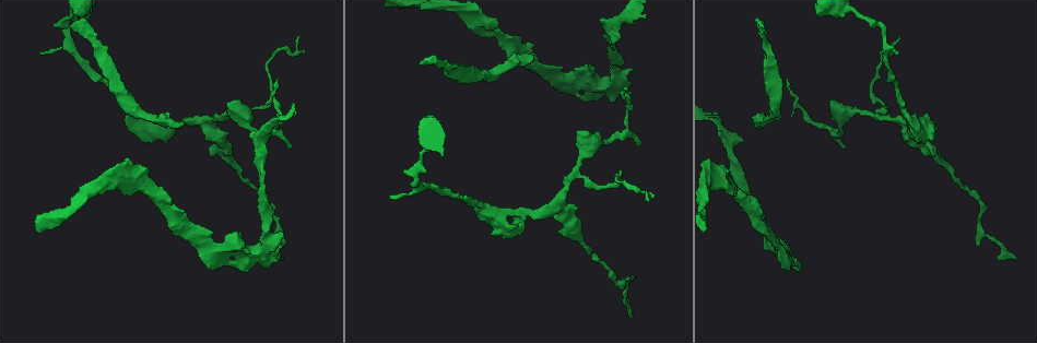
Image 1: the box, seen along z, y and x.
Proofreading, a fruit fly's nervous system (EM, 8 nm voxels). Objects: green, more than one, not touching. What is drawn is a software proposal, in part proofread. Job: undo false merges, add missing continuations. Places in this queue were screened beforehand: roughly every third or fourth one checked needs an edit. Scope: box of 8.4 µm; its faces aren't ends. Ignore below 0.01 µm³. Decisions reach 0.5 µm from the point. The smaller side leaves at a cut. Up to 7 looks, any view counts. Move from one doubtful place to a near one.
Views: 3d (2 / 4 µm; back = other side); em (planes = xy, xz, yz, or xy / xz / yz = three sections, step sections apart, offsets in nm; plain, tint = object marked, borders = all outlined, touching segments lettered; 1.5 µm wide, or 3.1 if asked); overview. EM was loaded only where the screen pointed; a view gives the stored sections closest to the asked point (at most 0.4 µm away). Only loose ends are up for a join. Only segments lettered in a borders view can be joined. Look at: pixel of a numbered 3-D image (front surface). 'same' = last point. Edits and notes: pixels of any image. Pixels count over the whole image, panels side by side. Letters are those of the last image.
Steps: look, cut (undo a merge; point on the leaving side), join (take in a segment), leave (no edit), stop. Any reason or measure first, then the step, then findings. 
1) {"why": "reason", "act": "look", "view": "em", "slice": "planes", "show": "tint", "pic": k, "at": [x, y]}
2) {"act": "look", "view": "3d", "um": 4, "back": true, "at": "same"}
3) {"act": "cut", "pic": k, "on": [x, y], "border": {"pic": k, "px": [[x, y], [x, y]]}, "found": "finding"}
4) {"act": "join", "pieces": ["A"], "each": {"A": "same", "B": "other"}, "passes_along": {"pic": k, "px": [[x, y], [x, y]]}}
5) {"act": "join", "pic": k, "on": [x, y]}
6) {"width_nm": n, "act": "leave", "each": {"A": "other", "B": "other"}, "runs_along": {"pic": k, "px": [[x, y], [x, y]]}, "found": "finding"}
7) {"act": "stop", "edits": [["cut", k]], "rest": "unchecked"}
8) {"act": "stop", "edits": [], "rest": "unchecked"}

{"why": "an open end", "act": "look", "view": "3d", "um": 2, "back": true, "pic": 1, "at": [761, 123]}

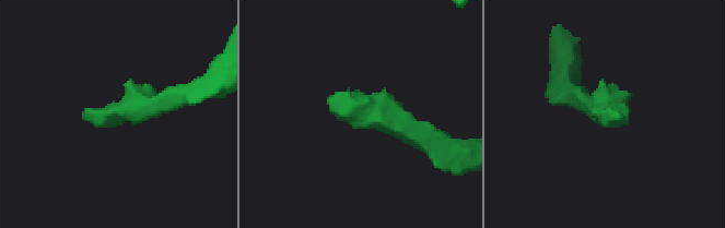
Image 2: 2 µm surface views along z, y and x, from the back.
{"act": "look", "view": "em", "slice": "planes", "show": "borders", "pic": 2, "at": [604, 112]}

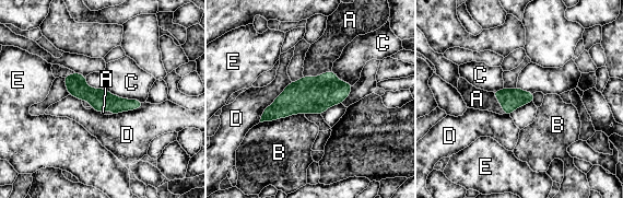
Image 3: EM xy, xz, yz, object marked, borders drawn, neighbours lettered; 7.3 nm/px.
{"width_nm": 160, "longest_contact_nm": ["D", 380], "act": "join", "pieces": ["A"], "each": {"A": "same", "B": "other", "C": "other", "D": "other", "E": "other"}, "found": "it goes on there"}

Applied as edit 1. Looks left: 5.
{"act": "look", "view": "overview"}

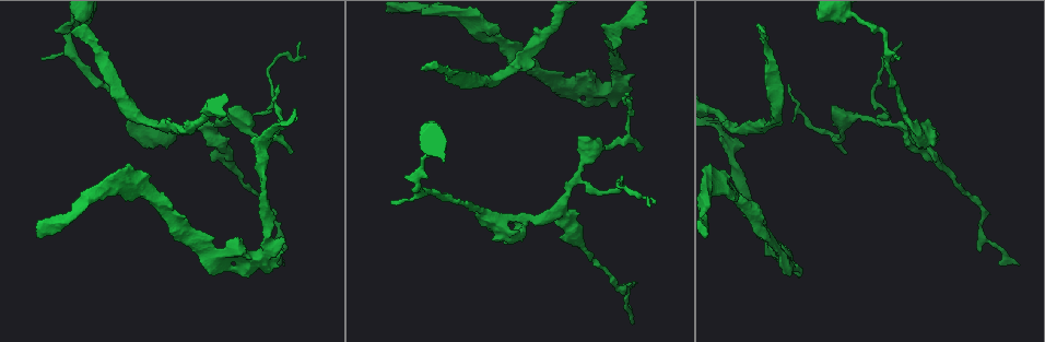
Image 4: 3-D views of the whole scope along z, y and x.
{"why": "branch stops here", "act": "look", "view": "3d", "um": 4, "pic": 4, "at": [268, 268]}

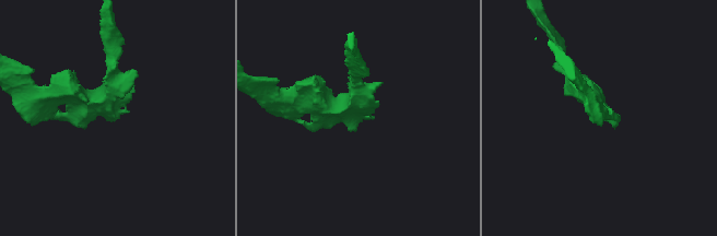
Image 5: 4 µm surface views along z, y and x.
{"why": "shape alone is not enough", "act": "look", "view": "em", "slice": "planes", "show": "borders", "pic": 5, "at": [359, 120]}

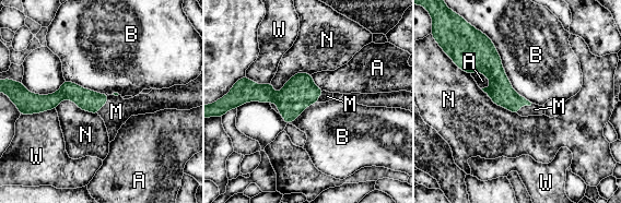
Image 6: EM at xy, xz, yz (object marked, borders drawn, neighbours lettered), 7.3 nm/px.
{"width_nm": 160, "act": "join", "pieces": ["M"], "each": {"A": "other", "B": "other", "M": "same", "N": "other", "W": "other"}, "found": "it goes on there"}

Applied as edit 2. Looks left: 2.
{"act": "stop", "edits": [["join", 3], ["join", 6]], "rest": "unchecked"}

